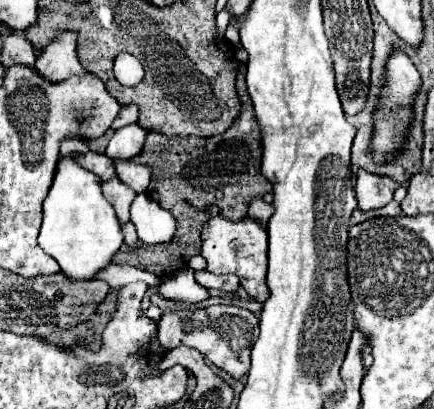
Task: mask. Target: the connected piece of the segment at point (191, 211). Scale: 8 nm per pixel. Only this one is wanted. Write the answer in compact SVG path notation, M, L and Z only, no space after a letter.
M238 120L224 132L212 138L194 136L164 136L148 132L144 152L132 158L136 164L152 168L152 180L146 194L158 202L164 210L174 214L178 232L168 244L128 248L126 244L114 256L114 264L130 264L156 276L170 276L184 268L192 256L200 250L200 230L212 216L226 216L240 220L246 216L248 206L254 198L272 192L272 184L262 176L262 138L260 132L240 132Z

